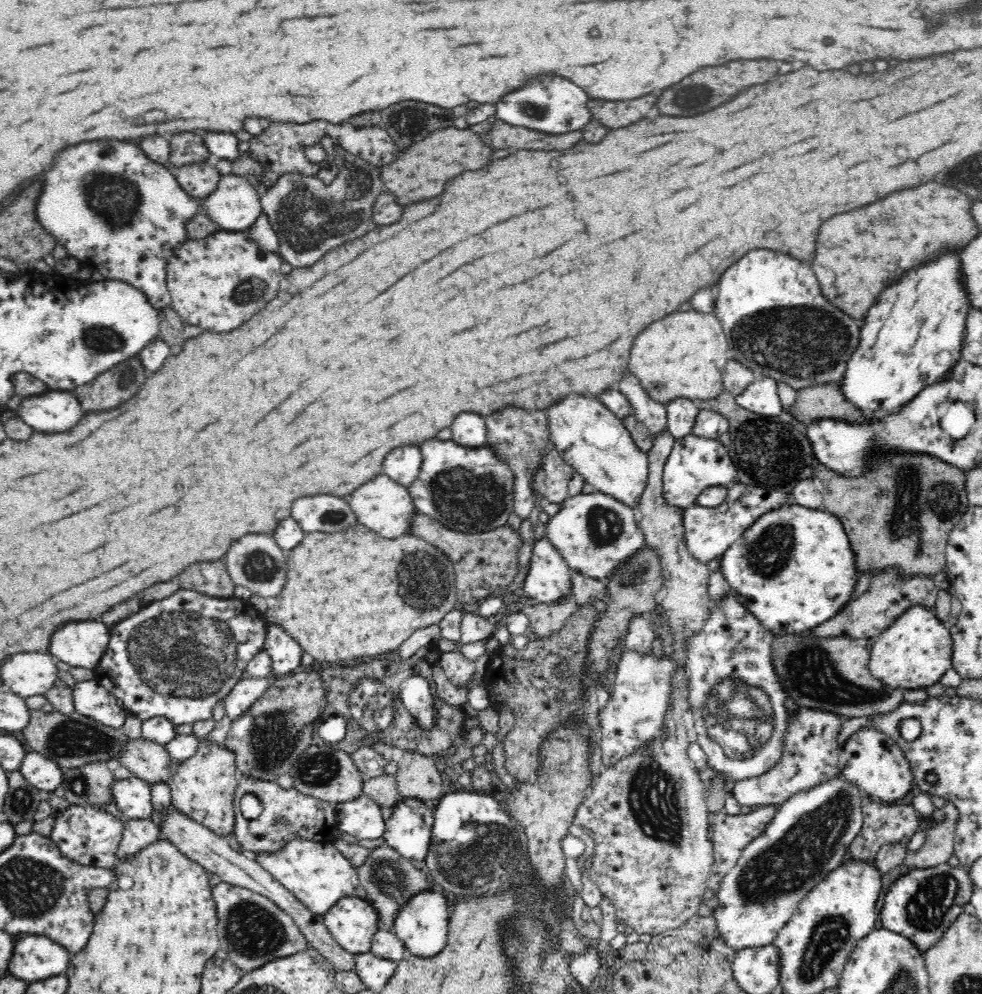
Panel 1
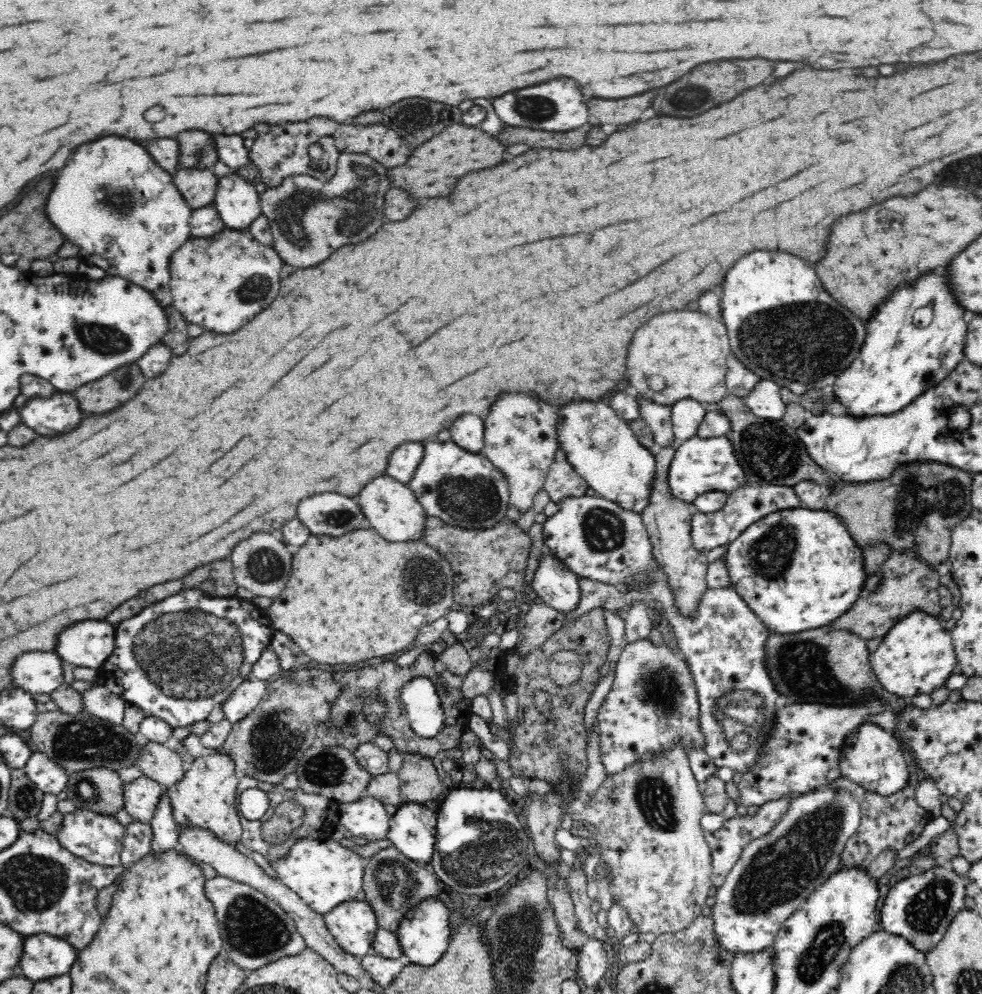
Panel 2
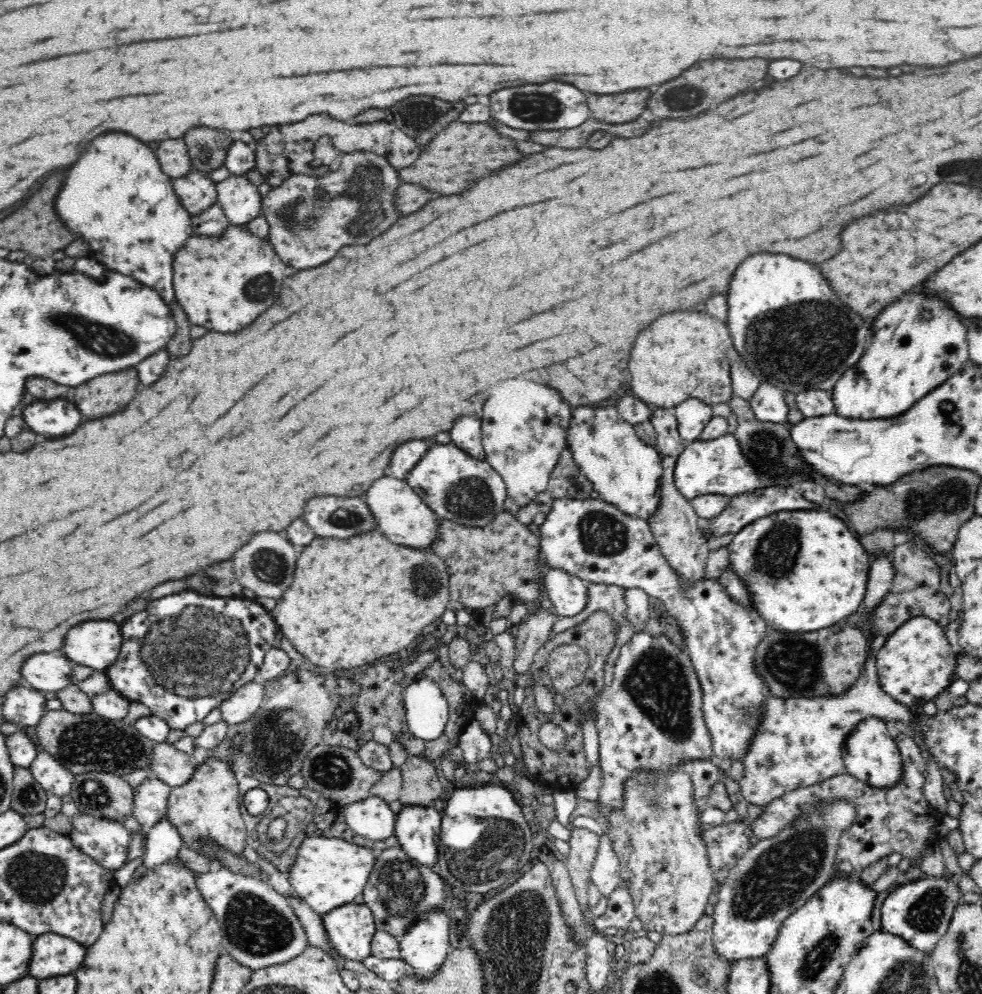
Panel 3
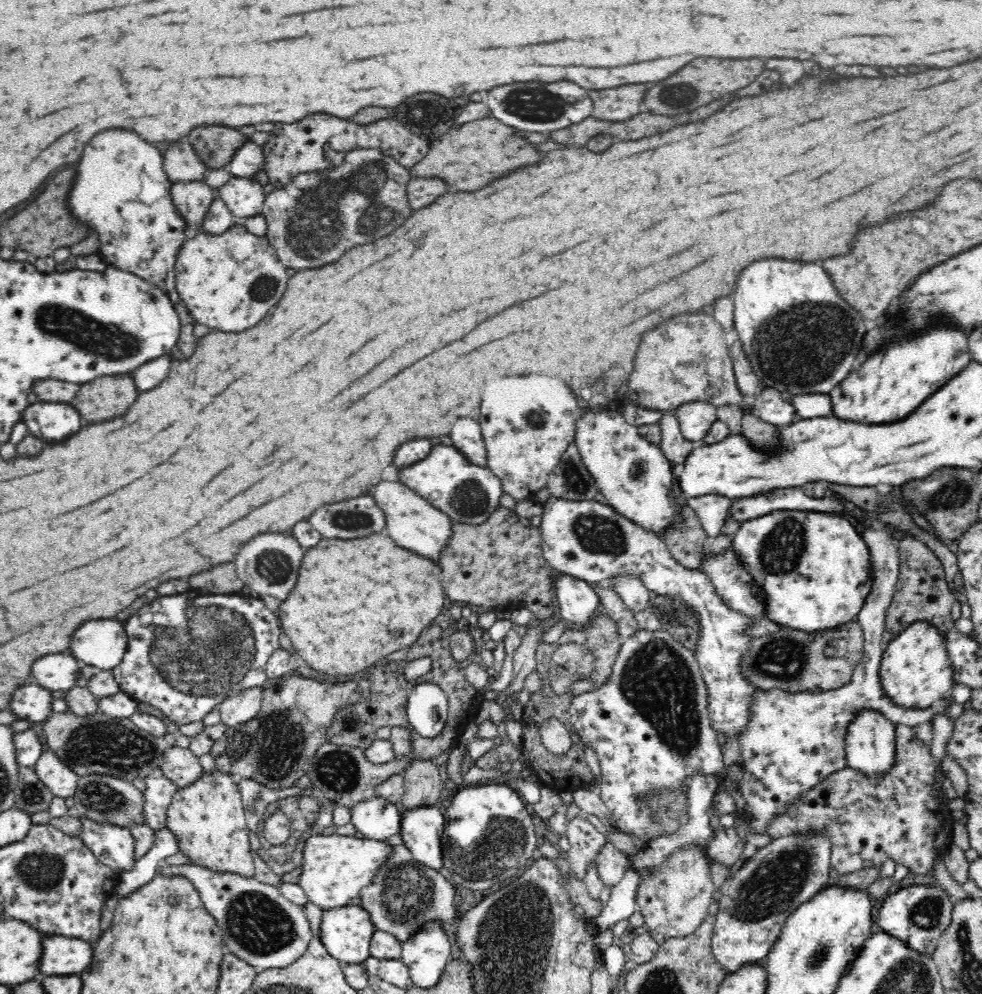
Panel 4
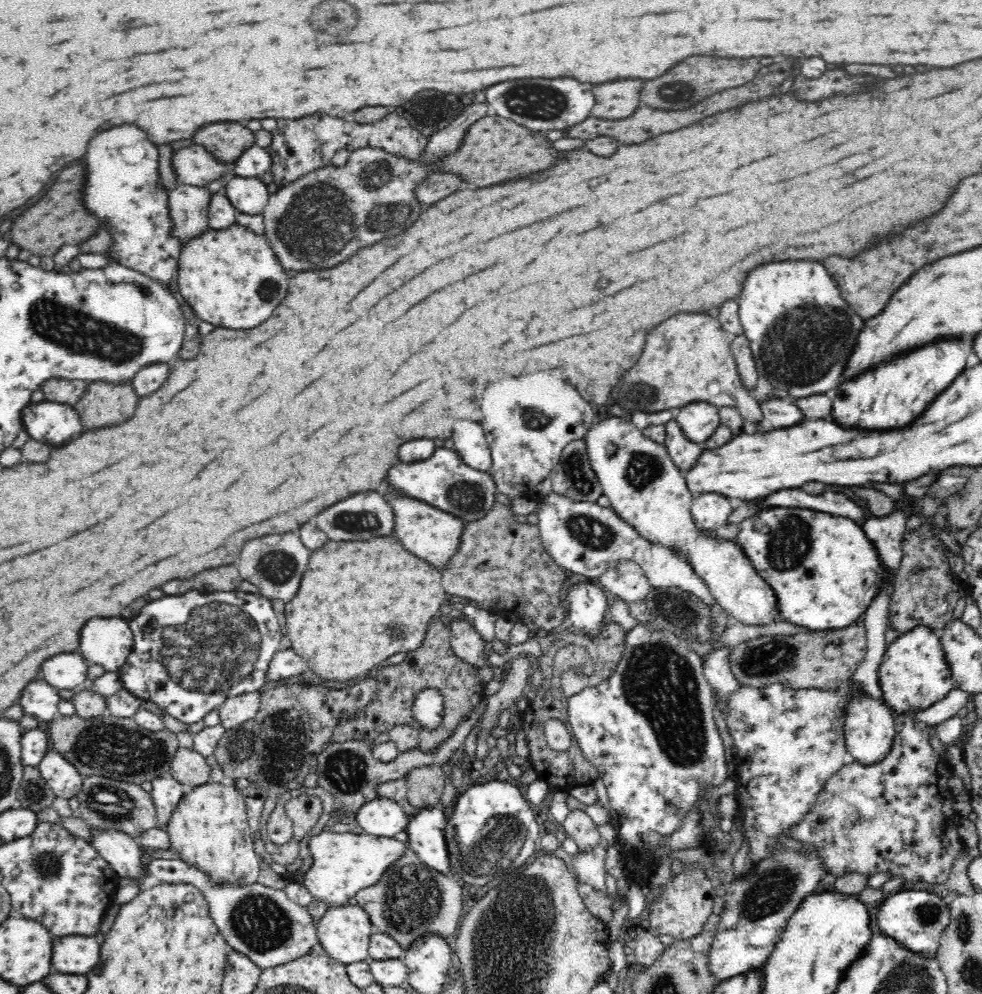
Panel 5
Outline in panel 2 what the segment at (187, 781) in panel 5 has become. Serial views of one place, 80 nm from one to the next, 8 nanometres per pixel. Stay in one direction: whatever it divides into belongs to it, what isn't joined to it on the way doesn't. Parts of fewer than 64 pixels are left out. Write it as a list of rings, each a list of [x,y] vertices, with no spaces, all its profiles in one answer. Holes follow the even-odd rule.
[[[148,742],[137,752],[137,764],[140,772],[166,788],[176,784],[183,776],[188,760],[182,758],[171,743]]]

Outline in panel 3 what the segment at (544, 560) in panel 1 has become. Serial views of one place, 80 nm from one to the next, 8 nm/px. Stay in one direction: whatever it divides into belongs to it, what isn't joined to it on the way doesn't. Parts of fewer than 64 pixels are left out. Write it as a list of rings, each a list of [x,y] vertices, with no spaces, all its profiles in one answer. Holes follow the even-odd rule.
[[[549,567],[544,572],[544,576],[541,576],[541,583],[543,584],[545,604],[549,605],[559,618],[578,616],[579,612],[584,610],[588,602],[588,593],[586,582],[581,578],[558,568]]]

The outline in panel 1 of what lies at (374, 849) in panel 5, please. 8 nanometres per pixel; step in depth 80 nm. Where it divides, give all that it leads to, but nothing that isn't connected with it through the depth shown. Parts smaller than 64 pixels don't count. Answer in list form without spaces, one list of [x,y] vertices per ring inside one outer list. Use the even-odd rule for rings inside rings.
[[[315,837],[291,840],[278,852],[258,853],[255,862],[314,914],[325,915],[344,896],[356,896],[359,886],[357,869],[338,852],[334,843],[325,844]]]

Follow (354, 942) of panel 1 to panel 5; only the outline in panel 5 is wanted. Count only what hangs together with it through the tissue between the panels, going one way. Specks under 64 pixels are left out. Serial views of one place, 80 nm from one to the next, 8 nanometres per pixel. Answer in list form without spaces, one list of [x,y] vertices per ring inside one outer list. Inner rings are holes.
[[[358,905],[327,907],[317,924],[319,943],[327,954],[337,962],[350,965],[356,962],[369,962],[369,942],[375,929],[369,914]]]

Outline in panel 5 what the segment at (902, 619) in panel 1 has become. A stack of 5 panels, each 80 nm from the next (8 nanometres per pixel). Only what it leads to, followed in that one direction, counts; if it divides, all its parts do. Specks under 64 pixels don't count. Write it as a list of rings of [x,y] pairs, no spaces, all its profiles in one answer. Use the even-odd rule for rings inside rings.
[[[924,625],[914,627],[911,631],[899,634],[898,638],[887,646],[879,668],[879,683],[883,701],[894,714],[912,714],[929,709],[939,700],[946,698],[946,695],[955,688],[951,676],[952,671],[946,660],[939,633]]]

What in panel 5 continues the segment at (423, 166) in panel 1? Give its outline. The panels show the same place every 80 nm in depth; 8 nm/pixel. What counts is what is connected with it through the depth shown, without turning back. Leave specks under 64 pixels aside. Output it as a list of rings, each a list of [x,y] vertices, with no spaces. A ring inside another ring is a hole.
[[[492,114],[480,118],[468,128],[468,134],[462,139],[461,145],[453,153],[438,160],[437,170],[460,174],[468,184],[476,188],[484,188],[502,180],[514,180],[530,172],[546,170],[548,166],[554,164],[556,156],[558,150],[552,148],[544,133],[530,131],[512,120]]]

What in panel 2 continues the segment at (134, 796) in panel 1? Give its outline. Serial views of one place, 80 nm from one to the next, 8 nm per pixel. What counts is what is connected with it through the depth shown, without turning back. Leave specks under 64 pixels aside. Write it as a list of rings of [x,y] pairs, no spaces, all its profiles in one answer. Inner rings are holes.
[[[142,775],[122,785],[123,809],[136,822],[150,824],[161,796],[167,789],[156,780]]]

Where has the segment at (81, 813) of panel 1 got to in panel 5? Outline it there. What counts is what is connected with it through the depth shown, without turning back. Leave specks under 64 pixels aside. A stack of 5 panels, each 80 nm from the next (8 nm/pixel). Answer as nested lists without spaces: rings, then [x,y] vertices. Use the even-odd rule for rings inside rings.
[[[90,828],[90,844],[122,878],[140,879],[141,884],[148,876],[142,865],[142,849],[132,836],[119,830]]]

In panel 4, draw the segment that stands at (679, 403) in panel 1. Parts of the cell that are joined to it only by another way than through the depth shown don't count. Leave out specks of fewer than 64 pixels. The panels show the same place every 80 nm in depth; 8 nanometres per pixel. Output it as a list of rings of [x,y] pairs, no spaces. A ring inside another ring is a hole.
[[[694,401],[682,404],[672,414],[680,423],[681,433],[689,441],[700,443],[717,422],[717,408],[712,404]]]

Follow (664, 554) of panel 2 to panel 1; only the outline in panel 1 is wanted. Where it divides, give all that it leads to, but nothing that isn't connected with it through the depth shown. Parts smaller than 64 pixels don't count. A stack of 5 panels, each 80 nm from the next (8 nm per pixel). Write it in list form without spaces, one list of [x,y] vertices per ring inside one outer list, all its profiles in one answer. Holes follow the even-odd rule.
[[[664,429],[659,435],[653,436],[653,445],[647,451],[648,455],[648,484],[639,500],[639,506],[634,507],[635,517],[640,529],[645,535],[647,546],[654,549],[660,557],[662,565],[663,590],[661,605],[668,615],[673,631],[673,648],[675,652],[684,652],[686,638],[700,632],[709,620],[711,598],[709,597],[708,578],[711,574],[706,564],[691,557],[685,545],[683,529],[683,510],[671,504],[666,504],[663,497],[664,474],[663,466],[672,450],[675,438]]]

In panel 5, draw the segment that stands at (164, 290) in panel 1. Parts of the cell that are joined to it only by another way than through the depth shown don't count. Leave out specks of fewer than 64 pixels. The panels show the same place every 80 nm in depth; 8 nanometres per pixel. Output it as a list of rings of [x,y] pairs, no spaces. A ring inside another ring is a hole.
[[[122,124],[104,130],[92,138],[92,144],[88,144],[86,150],[86,168],[88,170],[83,186],[83,205],[109,229],[113,240],[109,257],[126,268],[149,276],[153,281],[170,286],[172,278],[176,276],[183,245],[180,239],[172,235],[172,219],[168,216],[169,191],[160,183],[158,148],[146,138],[140,128],[132,124]],[[234,176],[222,191],[237,212],[248,215],[261,214],[272,192],[271,186],[263,183],[259,177]]]

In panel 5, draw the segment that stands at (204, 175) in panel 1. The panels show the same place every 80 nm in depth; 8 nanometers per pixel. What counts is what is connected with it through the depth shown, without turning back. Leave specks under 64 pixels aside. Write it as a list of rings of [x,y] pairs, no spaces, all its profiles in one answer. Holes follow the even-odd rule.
[[[177,184],[168,191],[172,235],[188,240],[204,234],[209,229],[208,207],[212,194],[207,187]]]

